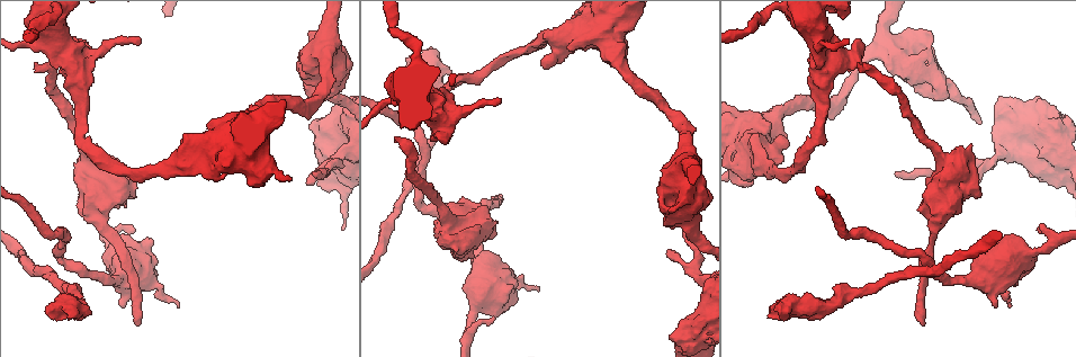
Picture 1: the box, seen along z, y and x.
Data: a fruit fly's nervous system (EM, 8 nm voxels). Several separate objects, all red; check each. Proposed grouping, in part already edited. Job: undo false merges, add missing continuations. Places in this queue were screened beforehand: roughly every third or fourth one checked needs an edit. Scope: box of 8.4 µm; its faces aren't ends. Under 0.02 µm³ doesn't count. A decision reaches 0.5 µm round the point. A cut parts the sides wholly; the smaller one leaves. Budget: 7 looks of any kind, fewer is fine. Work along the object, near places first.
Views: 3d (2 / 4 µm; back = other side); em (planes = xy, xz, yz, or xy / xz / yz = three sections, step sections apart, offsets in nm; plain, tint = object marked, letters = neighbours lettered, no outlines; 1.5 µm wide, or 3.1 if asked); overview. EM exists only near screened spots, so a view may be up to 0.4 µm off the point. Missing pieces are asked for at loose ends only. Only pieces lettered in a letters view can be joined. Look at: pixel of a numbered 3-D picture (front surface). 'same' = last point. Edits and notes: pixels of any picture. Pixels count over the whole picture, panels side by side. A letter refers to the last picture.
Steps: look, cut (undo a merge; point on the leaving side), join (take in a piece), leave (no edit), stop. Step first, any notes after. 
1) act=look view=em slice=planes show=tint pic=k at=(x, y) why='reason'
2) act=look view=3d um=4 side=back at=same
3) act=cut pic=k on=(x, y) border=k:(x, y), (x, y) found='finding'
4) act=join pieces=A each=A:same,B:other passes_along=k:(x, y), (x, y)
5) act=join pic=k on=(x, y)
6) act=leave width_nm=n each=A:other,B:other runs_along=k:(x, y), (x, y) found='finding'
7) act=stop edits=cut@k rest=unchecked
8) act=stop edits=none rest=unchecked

act=look view=em slice=planes show=tint pic=1 at=(946, 99) why='an open end'

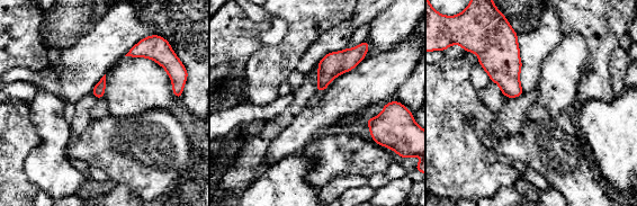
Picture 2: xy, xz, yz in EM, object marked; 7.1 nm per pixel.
act=look view=em slice=planes show=letters at=same why='what lies round it'

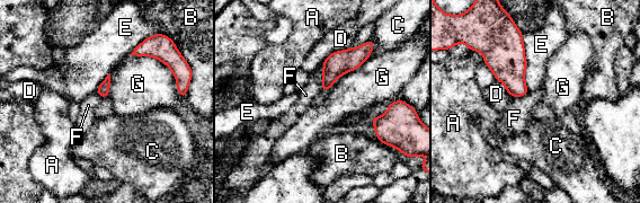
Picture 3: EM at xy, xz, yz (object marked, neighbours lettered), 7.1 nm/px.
act=leave longest_contact=G:500nm each=A:other,B:other,C:other,D:other,E:other,F:other,G:other found='none of them fits'

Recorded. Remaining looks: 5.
act=look view=3d um=2 pic=1 at=(858, 64) why='end of a long branch'

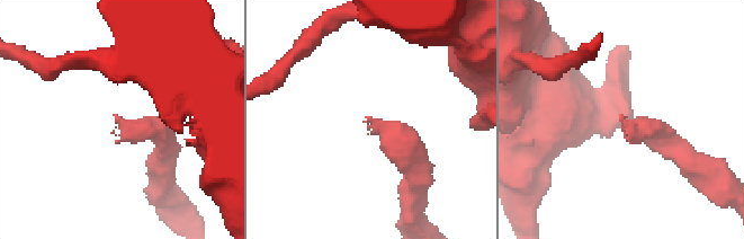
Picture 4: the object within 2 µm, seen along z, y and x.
act=look view=em slice=xz step=8 show=letters pic=4 at=(117, 115) why='need the tissue'

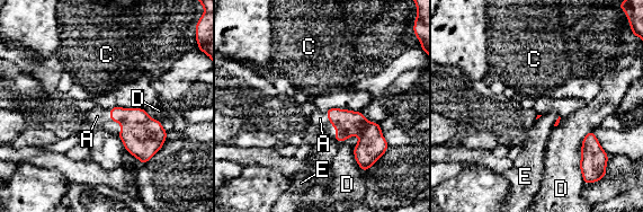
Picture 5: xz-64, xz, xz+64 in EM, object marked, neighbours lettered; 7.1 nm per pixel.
act=join pieces=A width_nm=110 each=A:same,C:other,D:other,E:other passes_along=5:(140, 134), (110, 115), (97, 116) found='it goes on there'

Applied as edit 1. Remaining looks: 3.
act=look view=3d um=2 pic=1 at=(136, 325) why='branch stops here'

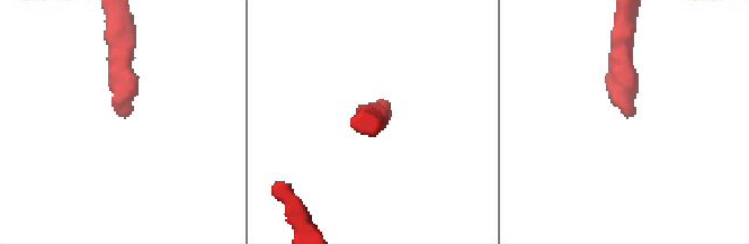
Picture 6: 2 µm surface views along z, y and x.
act=look view=em slice=xy step=8 show=letters pic=6 at=(124, 112) why='need the tissue'

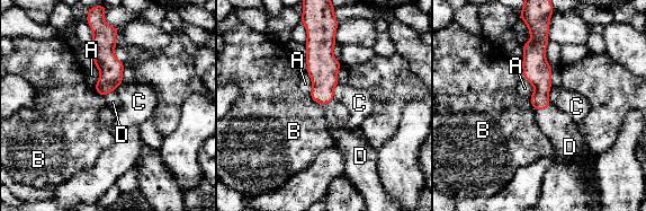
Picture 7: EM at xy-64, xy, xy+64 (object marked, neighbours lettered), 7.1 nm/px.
act=look view=em slice=planes show=letters at=same

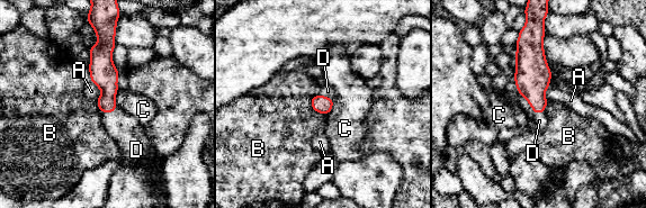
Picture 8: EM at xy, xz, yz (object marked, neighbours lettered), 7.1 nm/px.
act=join pieces=D width_nm=130 each=A:other,B:other,C:other,D:same found='the neuron continues'

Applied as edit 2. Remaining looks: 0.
act=stop edits=join@5,join@8 rest=unchecked

